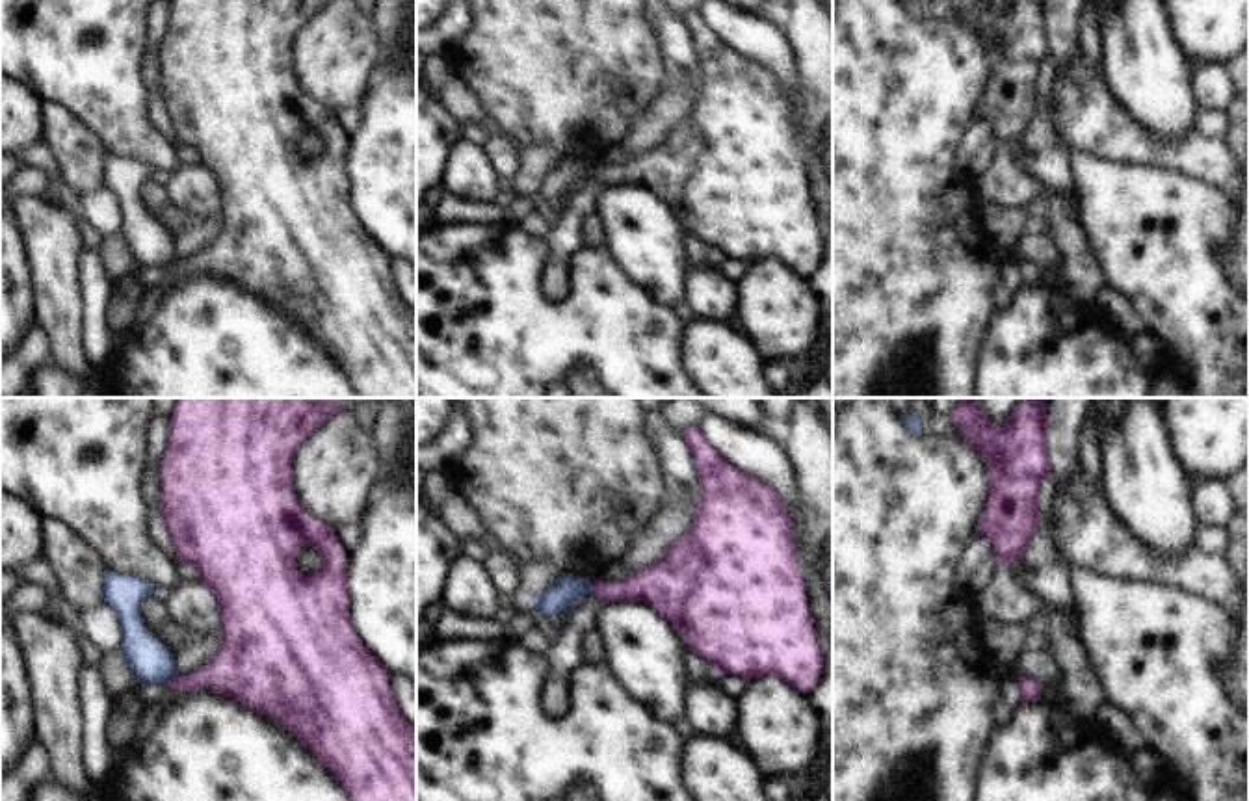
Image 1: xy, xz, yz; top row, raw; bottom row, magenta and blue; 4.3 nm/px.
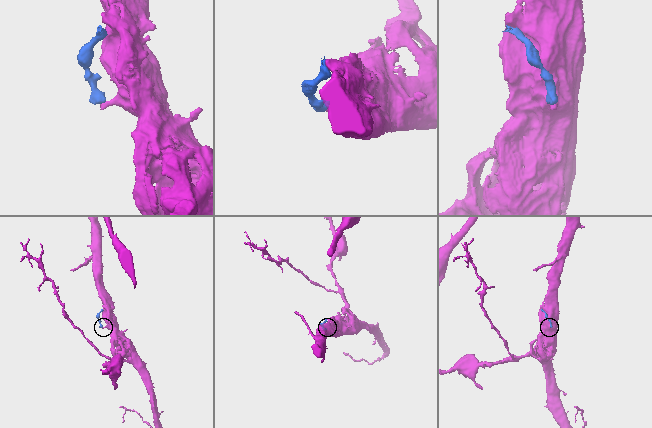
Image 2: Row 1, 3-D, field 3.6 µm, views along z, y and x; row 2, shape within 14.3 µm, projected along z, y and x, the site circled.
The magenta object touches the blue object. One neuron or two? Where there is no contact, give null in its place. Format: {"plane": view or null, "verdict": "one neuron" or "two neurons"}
{"plane": "xz", "verdict": "two neurons"}

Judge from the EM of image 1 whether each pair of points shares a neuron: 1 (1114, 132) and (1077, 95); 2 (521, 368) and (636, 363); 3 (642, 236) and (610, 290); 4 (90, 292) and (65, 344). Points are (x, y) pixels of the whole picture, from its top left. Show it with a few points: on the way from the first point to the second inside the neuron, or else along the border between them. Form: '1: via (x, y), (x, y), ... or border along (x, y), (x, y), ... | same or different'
1: via (1104, 123), (1086, 105) | same
2: via (549, 352), (608, 352) | same
3: border along (603, 246), (623, 274), (653, 300) | different
4: border along (77, 262), (82, 350) | different

